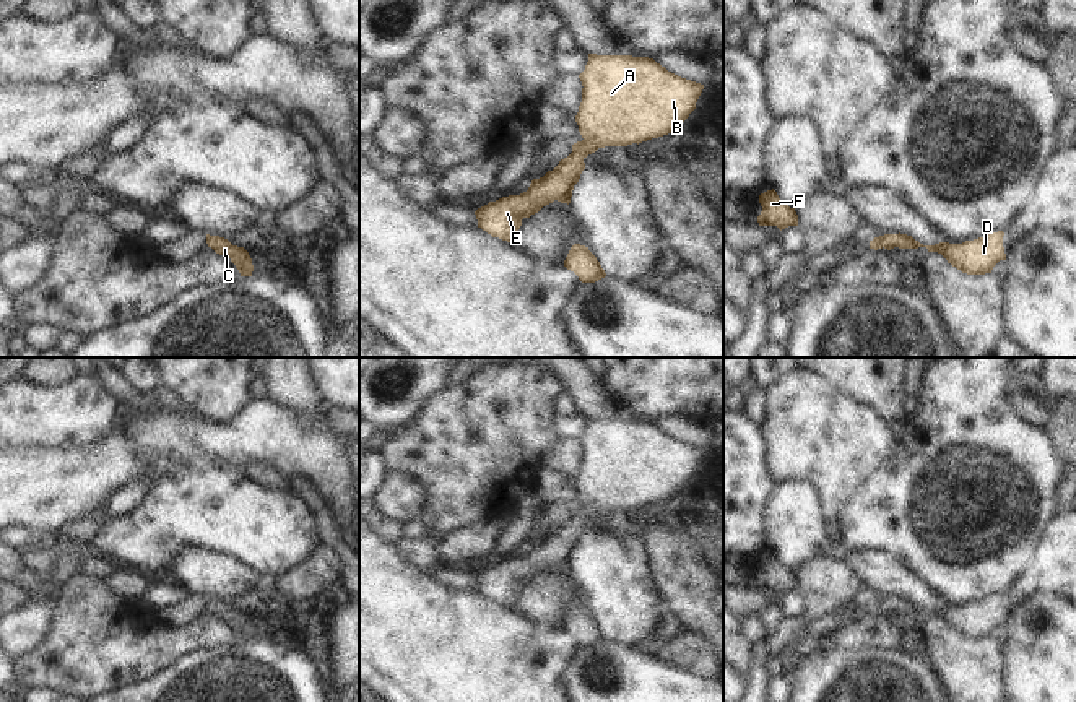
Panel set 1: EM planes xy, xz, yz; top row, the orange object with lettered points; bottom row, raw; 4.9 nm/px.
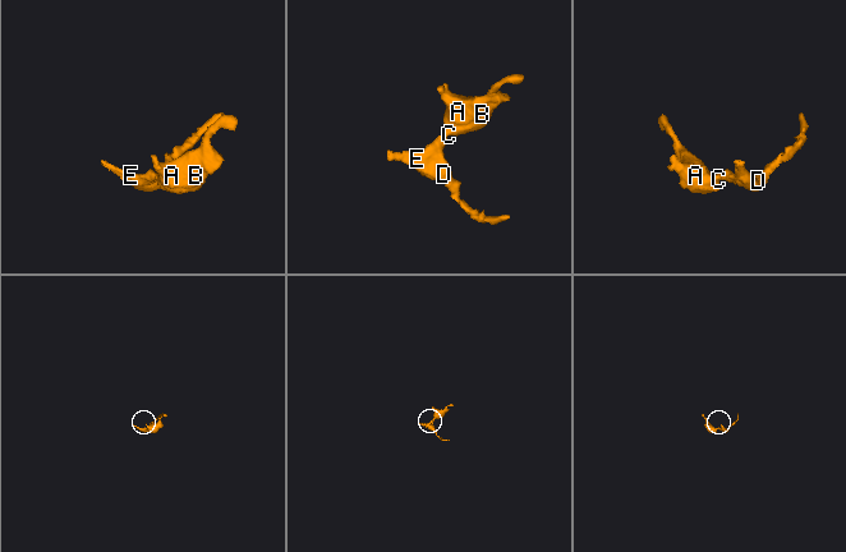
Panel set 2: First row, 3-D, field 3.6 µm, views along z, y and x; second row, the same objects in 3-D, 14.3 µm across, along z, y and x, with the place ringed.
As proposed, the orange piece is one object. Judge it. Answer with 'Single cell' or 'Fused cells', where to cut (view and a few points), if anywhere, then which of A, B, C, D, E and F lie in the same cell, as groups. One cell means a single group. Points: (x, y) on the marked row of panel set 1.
Single cell. No split. Groups: A B C D E F.

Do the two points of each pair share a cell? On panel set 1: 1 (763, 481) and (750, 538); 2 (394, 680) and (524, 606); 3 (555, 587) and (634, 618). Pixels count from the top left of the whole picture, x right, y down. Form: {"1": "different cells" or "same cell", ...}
{"1": "same cell", "2": "different cells", "3": "different cells"}

